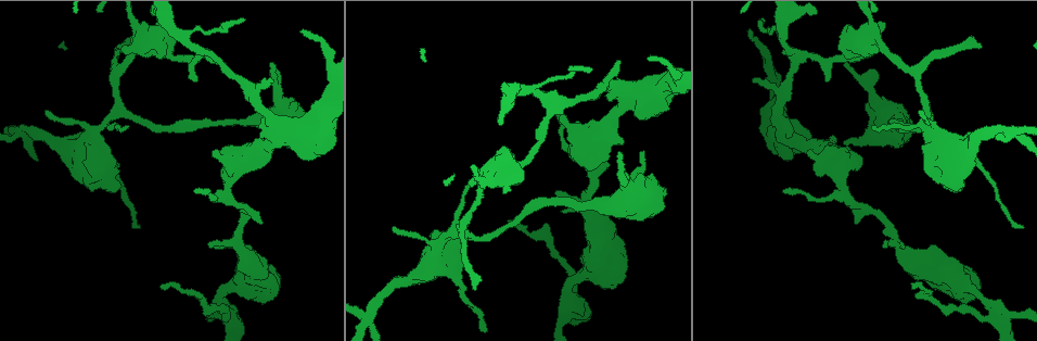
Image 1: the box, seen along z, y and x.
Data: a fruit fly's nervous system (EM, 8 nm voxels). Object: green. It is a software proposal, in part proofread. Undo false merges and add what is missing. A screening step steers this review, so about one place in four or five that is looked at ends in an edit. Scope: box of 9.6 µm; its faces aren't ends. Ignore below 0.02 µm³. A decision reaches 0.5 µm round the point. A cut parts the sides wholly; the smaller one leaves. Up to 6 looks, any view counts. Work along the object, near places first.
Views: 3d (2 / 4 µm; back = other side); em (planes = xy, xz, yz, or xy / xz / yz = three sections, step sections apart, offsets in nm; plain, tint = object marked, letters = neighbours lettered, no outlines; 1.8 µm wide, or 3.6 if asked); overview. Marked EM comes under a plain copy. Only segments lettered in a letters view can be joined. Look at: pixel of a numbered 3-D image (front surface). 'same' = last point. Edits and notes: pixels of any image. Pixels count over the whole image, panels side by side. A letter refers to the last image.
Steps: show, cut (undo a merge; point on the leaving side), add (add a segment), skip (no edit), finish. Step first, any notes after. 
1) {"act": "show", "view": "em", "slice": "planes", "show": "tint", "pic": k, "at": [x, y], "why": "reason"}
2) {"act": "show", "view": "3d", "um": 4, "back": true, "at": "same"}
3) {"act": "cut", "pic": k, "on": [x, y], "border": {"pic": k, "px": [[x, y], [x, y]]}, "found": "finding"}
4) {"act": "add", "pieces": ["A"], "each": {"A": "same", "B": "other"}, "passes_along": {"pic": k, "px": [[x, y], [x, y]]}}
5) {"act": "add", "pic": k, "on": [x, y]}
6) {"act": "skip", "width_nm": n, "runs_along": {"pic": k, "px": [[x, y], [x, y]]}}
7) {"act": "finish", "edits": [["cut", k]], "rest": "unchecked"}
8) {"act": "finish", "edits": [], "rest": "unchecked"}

{"act": "show", "view": "em", "slice": "xy", "step": 4, "show": "letters", "pic": 1, "at": [473, 288]}

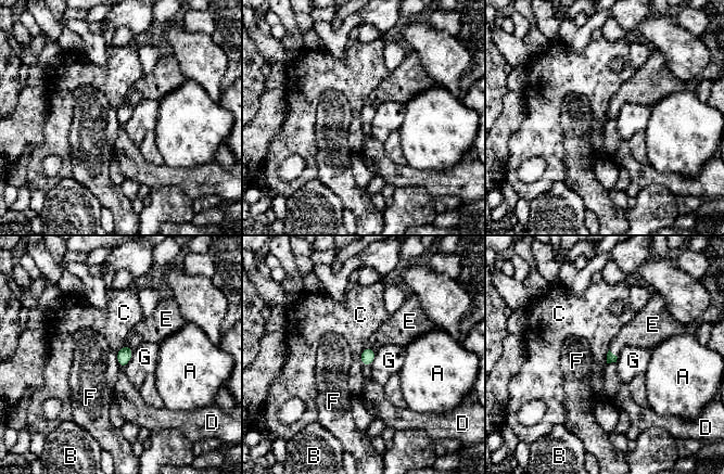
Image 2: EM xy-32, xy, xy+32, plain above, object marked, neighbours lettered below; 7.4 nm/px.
{"act": "show", "view": "em", "slice": "planes", "show": "letters", "at": "same", "why": "cut it another way"}

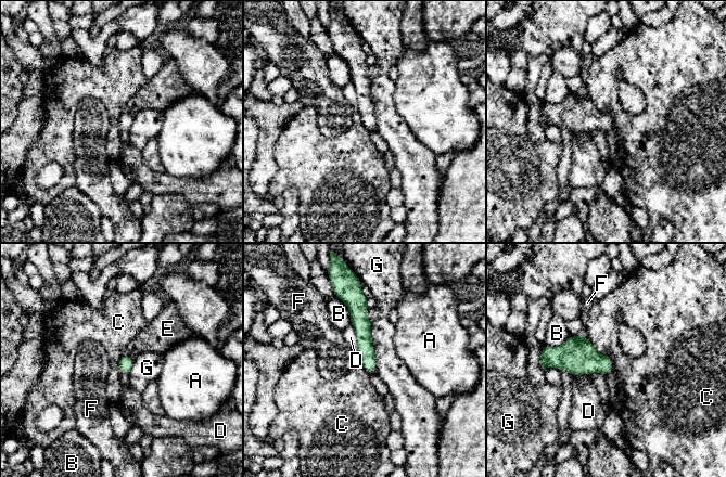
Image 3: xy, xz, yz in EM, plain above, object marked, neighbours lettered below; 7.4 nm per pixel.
{"act": "add", "pieces": ["E"], "each": {"A": "other", "B": "other", "C": "other", "D": "other", "E": "same", "F": "other", "G": "other"}, "passes_along": {"pic": 3, "px": [[125, 364], [129, 357], [156, 337]]}, "found": "the neuron continues"}

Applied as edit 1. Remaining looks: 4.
{"act": "show", "view": "em", "slice": "yz", "step": 16, "show": "tint", "pic": 1, "at": [931, 129], "why": "a fork"}

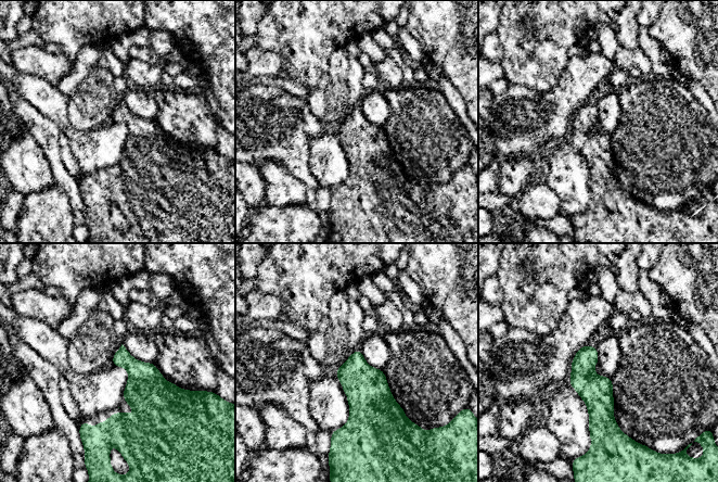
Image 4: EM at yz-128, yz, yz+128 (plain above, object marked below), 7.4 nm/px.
{"act": "show", "view": "em", "slice": "planes", "show": "letters", "at": "same", "why": "cut it another way"}

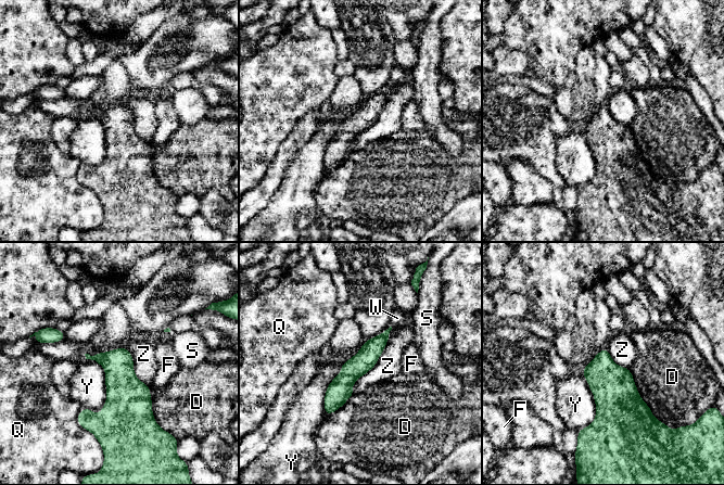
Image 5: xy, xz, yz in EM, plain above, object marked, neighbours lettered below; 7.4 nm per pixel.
{"act": "skip", "width_nm": 160, "each": {"D": "other", "F": "other", "Q": "other", "S": "other", "W": "other", "Y": "other", "Z": "other"}, "runs_along": {"pic": 5, "px": [[385, 334], [344, 380], [327, 411]]}, "found": "all the same neuron"}

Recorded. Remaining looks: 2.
{"act": "show", "view": "em", "um": 3.6, "slice": "xy", "step": 4, "show": "letters", "pic": 1, "at": [367, 322], "why": "four or more arms meet"}

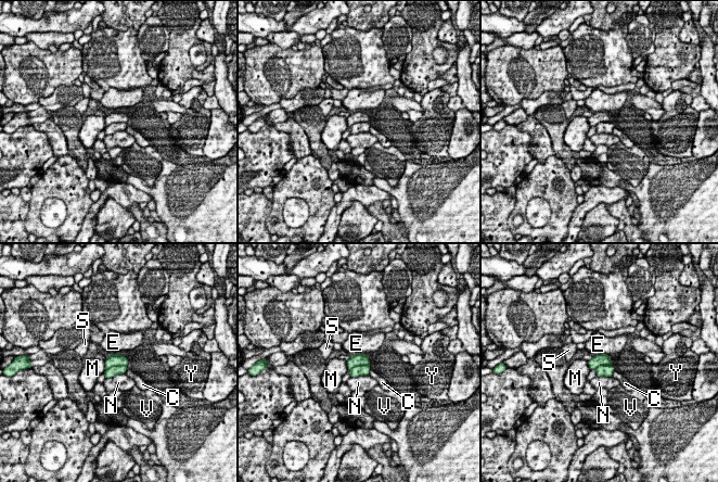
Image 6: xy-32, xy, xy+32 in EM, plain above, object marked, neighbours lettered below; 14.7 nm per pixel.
{"act": "cut", "pic": 6, "on": [117, 359], "longest_contact_nm": ["N", 320], "each": {"C": "other", "E": "other", "M": "other", "N": "other", "S": "other", "V": "other", "Y": "other"}, "border": {"pic": 6, "px": [[126, 366], [111, 366], [106, 369]]}, "found": "a second neuron is stuck on"}

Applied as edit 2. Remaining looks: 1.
{"act": "finish", "edits": [["add", 3], ["cut", 6]], "rest": "unchecked"}

